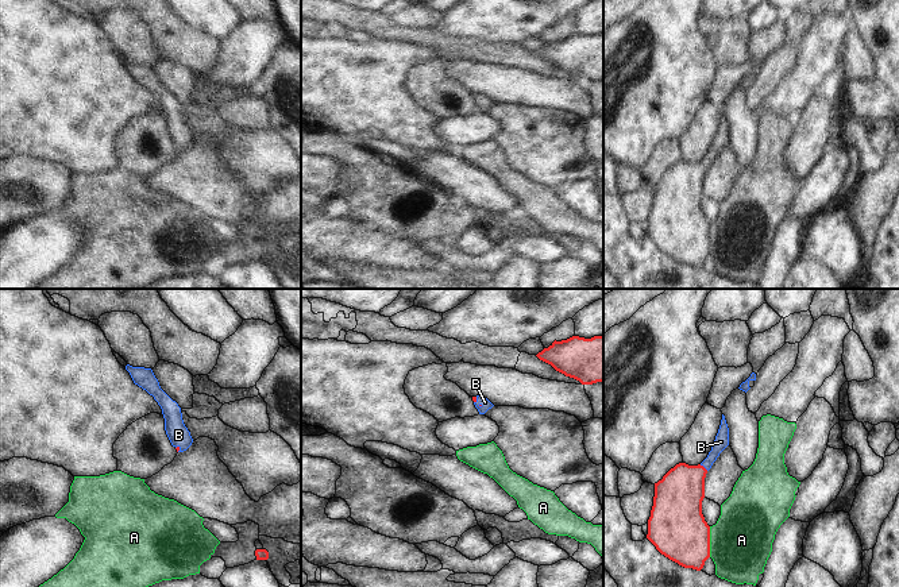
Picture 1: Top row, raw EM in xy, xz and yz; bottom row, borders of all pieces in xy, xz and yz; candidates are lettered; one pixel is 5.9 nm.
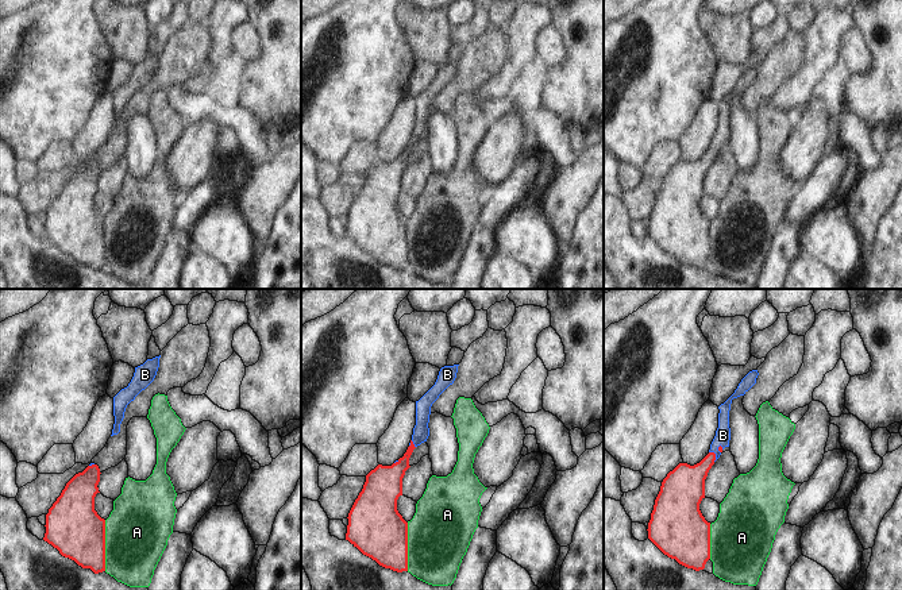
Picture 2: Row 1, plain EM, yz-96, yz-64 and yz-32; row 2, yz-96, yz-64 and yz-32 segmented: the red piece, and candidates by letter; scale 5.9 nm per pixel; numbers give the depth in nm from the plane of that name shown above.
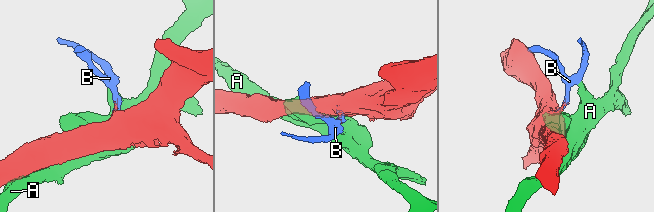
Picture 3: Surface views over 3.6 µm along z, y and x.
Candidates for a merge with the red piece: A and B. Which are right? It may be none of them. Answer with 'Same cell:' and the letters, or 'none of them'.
Same cell: B

